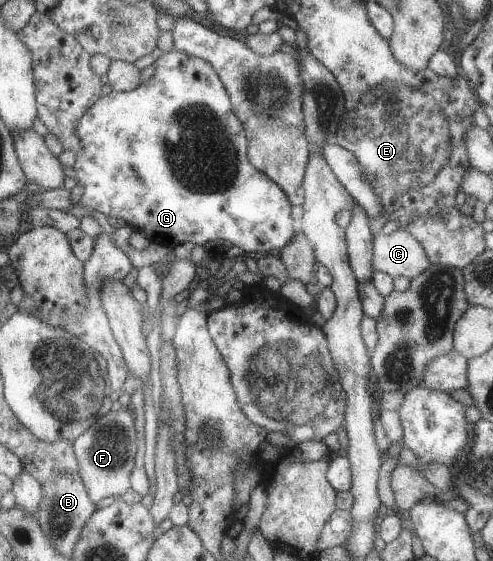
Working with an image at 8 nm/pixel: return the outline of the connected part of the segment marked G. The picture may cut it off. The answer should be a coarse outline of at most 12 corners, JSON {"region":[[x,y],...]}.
{"region":[[207,60],[77,126],[81,205],[149,241],[297,236]]}

